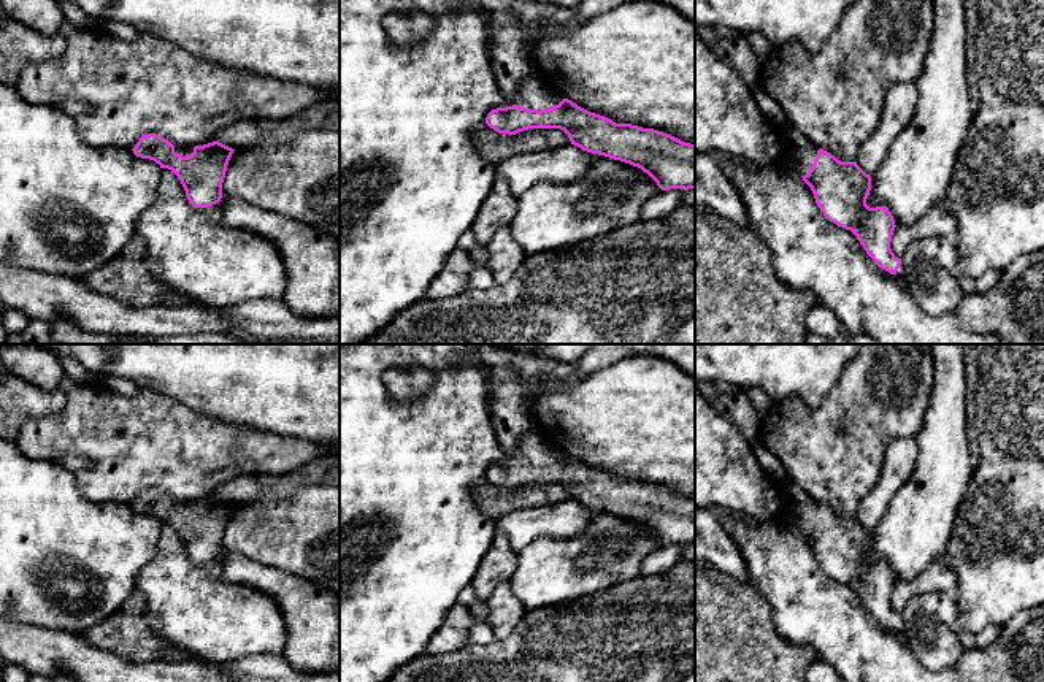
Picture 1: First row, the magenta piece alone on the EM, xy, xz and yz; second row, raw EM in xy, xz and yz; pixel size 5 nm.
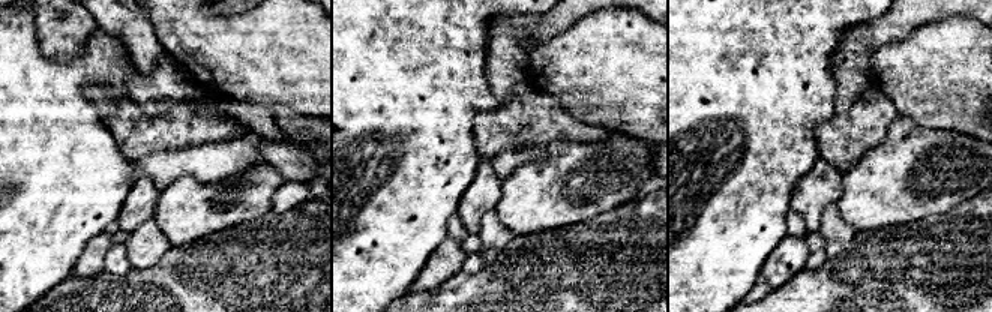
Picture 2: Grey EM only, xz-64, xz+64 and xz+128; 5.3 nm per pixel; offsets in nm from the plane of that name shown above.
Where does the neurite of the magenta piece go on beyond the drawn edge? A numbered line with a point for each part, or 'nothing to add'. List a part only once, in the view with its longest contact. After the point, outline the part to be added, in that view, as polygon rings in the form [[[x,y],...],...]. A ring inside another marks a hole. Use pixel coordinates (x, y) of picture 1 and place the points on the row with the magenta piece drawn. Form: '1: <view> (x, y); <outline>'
1: xz (535, 94); [[[533,76],[520,82],[517,92],[506,98],[506,106],[522,106],[528,109],[549,109],[558,105],[563,95],[555,92],[543,76]]]

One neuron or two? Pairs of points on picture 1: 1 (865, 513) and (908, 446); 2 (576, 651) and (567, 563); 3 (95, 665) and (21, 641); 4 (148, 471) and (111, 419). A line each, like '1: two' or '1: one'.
1: one
2: two
3: one
4: one

